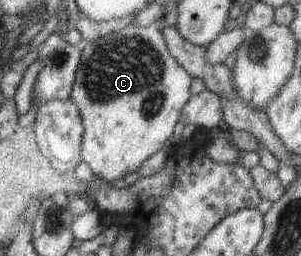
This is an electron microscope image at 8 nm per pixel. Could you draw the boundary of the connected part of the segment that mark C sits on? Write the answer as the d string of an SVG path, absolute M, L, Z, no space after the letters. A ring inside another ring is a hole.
M164 18L148 27L128 24L120 31L84 42L81 46L80 67L76 71L70 99L78 107L84 126L81 157L90 165L95 179L118 181L138 171L142 163L164 147L180 120L182 107L191 96L191 75L170 55L162 35Z

